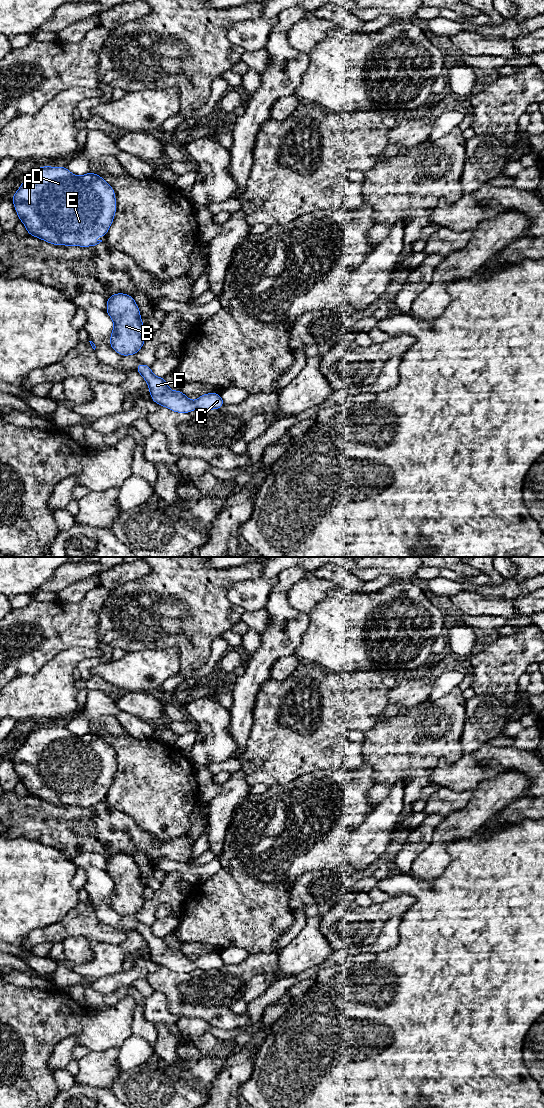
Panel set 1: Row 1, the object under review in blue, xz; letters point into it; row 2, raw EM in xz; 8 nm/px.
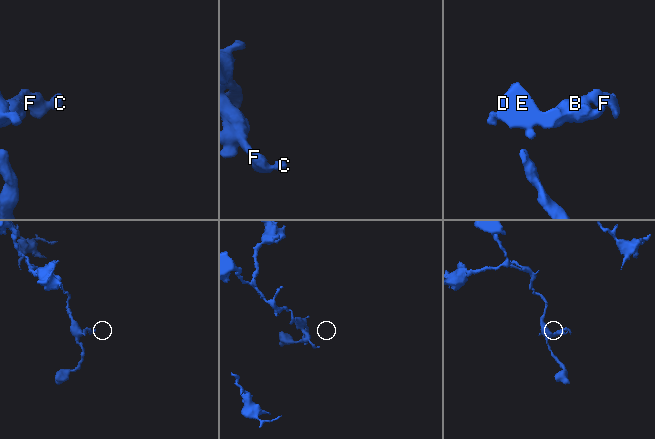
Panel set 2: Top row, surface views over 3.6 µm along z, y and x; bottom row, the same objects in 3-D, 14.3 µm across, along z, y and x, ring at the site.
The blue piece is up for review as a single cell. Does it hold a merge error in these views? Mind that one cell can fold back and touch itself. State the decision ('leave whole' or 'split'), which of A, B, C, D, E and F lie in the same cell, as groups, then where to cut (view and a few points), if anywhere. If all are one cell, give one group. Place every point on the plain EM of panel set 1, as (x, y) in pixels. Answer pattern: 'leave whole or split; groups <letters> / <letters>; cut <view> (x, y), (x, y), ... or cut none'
leave whole; groups A B C D E F; cut none

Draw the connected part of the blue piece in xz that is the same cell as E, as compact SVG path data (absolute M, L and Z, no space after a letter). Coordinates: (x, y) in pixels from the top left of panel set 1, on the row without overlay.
M43 726L33 730L12 758L27 793L53 805L91 807L102 800L76 796L106 796L117 769L113 748L95 733L75 736L66 727Z

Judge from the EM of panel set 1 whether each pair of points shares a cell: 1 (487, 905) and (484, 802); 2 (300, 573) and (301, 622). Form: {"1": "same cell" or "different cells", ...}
{"1": "different cells", "2": "same cell"}

